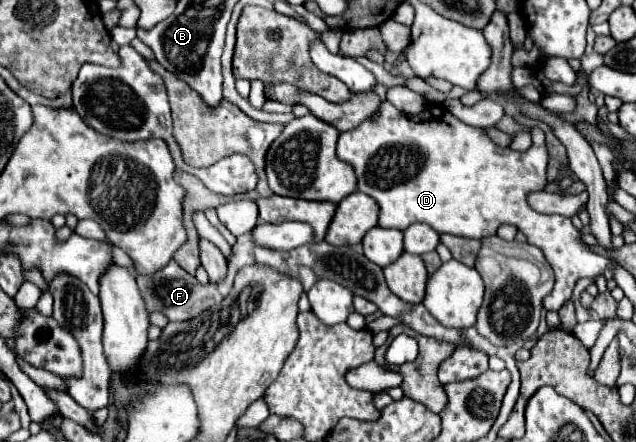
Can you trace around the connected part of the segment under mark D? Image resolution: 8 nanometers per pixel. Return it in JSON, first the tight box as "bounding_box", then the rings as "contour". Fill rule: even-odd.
{"bounding_box":[337,102,611,310],"contour":[[[381,102],[377,116],[367,118],[355,130],[343,132],[337,142],[337,156],[349,162],[357,174],[357,186],[367,196],[375,198],[381,206],[379,226],[405,230],[409,224],[425,222],[433,226],[439,234],[455,234],[463,238],[483,240],[485,236],[495,236],[501,224],[511,224],[521,230],[529,244],[543,250],[547,262],[555,272],[555,286],[549,296],[543,298],[545,310],[559,310],[573,292],[573,286],[579,278],[597,278],[611,266],[611,262],[589,250],[581,240],[581,232],[573,228],[571,220],[565,216],[545,216],[535,212],[527,204],[527,196],[547,186],[547,146],[545,134],[541,128],[531,130],[533,144],[527,152],[515,152],[511,148],[501,148],[493,144],[483,128],[469,126],[457,120],[445,106],[427,104],[419,114],[405,114],[389,102]]]}

